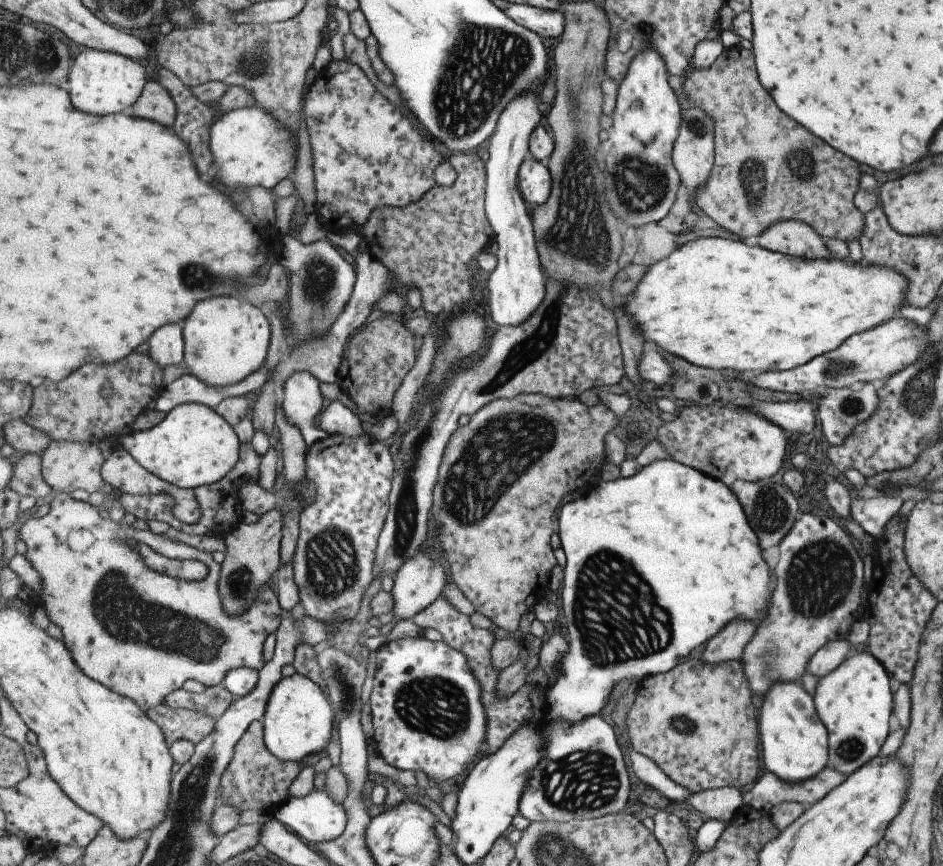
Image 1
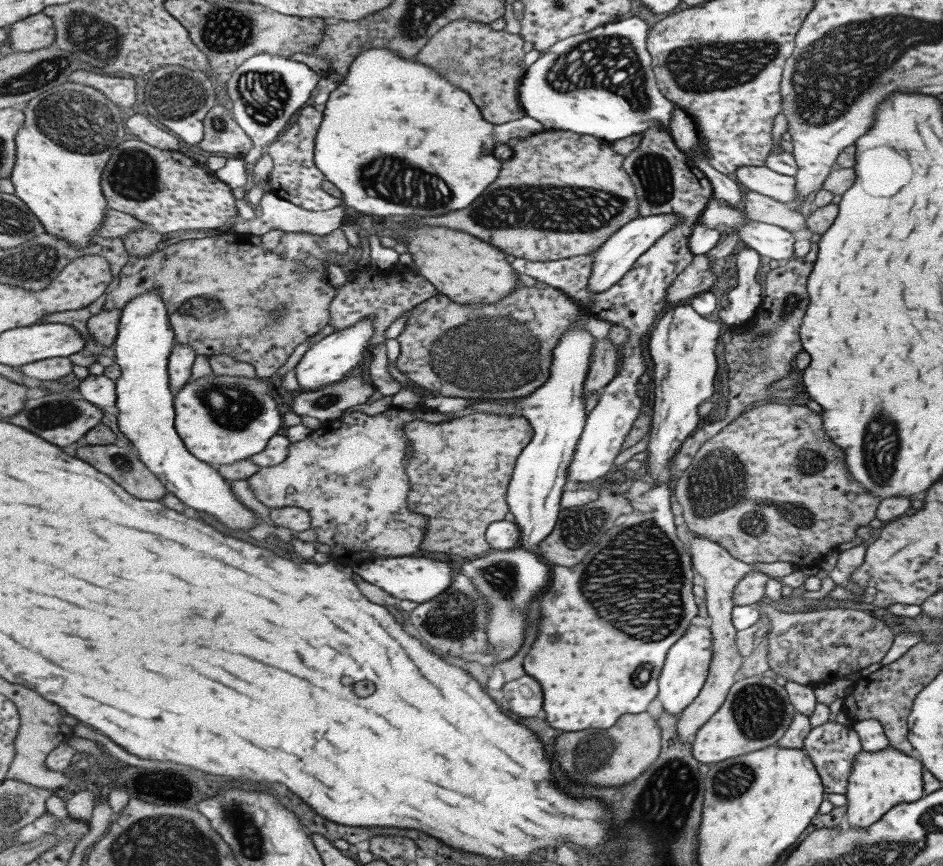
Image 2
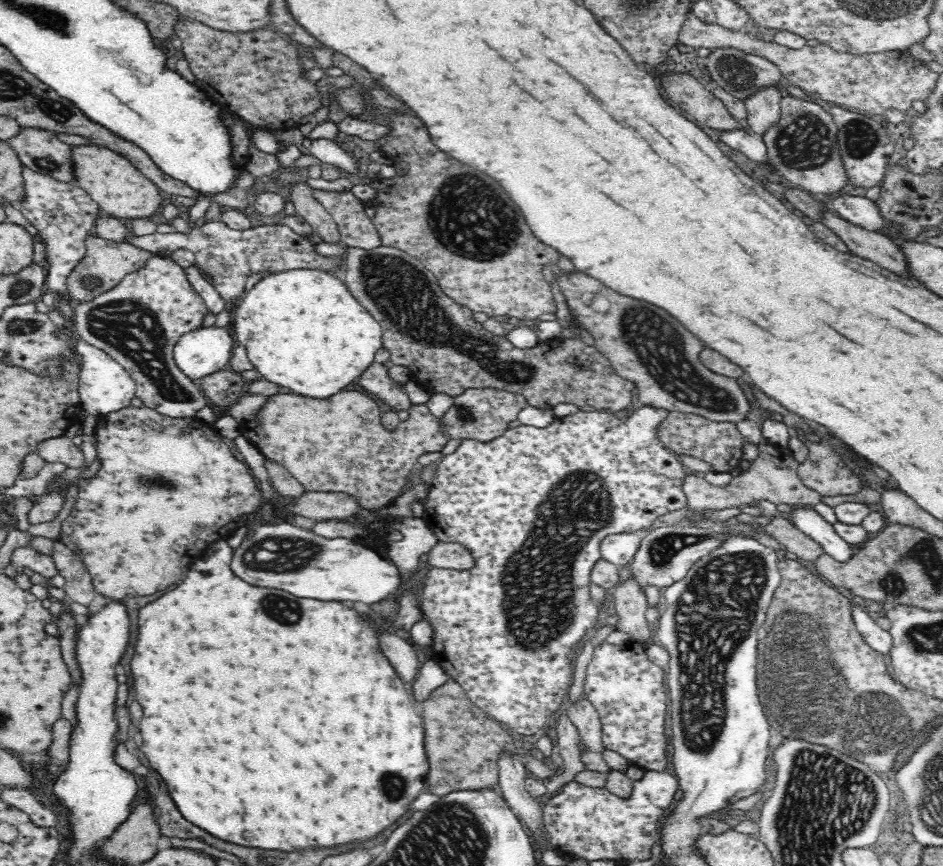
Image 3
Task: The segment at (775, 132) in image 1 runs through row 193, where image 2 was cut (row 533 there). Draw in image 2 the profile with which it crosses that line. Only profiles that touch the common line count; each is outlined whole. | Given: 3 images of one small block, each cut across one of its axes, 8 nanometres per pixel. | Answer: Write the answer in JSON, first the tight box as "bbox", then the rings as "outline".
{"bbox":[673,404,879,570],"outline":[[[755,404],[751,408],[747,408],[743,414],[739,414],[731,424],[727,424],[725,428],[721,428],[713,438],[709,438],[693,456],[691,464],[679,474],[679,478],[675,480],[675,488],[673,488],[673,498],[675,502],[679,502],[683,506],[683,520],[687,524],[687,528],[695,534],[695,536],[703,536],[707,540],[717,542],[723,550],[727,550],[733,558],[745,562],[745,564],[753,564],[753,562],[789,562],[793,564],[797,570],[799,568],[819,568],[819,562],[823,558],[827,558],[831,552],[839,552],[839,544],[851,542],[853,538],[857,538],[857,528],[867,526],[879,506],[879,498],[871,496],[867,490],[861,488],[859,482],[855,482],[855,478],[845,470],[841,456],[843,452],[831,444],[831,440],[827,438],[827,434],[823,432],[821,426],[821,416],[807,410],[805,406],[785,406],[785,404]]]}

